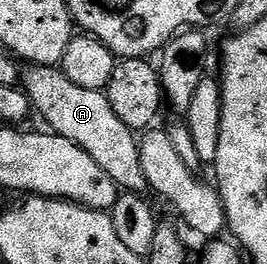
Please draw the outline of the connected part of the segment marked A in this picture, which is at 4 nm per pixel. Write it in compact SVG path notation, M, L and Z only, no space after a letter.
M29 65L20 72L19 83L29 96L29 106L34 112L41 114L48 130L54 135L67 137L83 153L87 153L107 172L107 177L115 181L118 188L129 193L141 193L147 184L143 177L143 169L139 165L139 139L133 130L123 121L115 109L111 109L111 101L104 91L83 89L71 81L57 67L39 67Z

